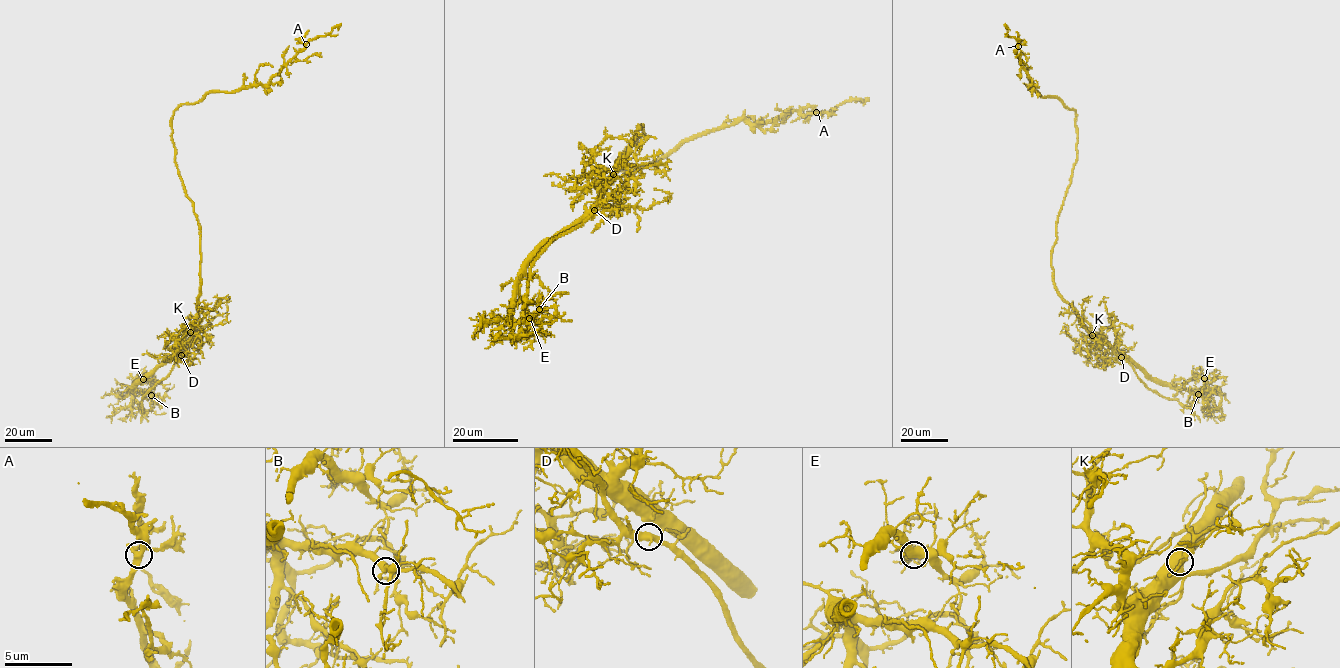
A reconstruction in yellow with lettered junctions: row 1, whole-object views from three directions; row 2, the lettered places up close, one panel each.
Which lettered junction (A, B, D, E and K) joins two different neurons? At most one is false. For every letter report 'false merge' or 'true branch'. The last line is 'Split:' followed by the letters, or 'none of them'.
A: true branch
B: true branch
D: true branch
E: true branch
K: true branch
Split: none of them

